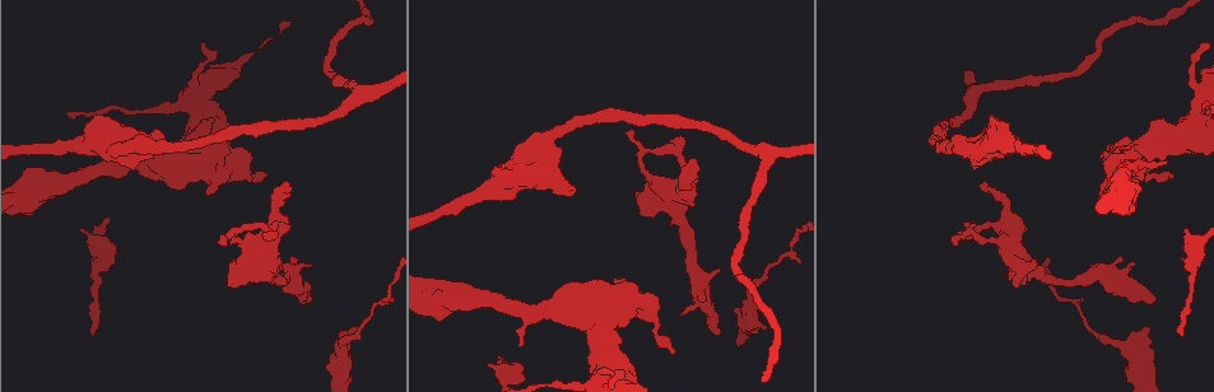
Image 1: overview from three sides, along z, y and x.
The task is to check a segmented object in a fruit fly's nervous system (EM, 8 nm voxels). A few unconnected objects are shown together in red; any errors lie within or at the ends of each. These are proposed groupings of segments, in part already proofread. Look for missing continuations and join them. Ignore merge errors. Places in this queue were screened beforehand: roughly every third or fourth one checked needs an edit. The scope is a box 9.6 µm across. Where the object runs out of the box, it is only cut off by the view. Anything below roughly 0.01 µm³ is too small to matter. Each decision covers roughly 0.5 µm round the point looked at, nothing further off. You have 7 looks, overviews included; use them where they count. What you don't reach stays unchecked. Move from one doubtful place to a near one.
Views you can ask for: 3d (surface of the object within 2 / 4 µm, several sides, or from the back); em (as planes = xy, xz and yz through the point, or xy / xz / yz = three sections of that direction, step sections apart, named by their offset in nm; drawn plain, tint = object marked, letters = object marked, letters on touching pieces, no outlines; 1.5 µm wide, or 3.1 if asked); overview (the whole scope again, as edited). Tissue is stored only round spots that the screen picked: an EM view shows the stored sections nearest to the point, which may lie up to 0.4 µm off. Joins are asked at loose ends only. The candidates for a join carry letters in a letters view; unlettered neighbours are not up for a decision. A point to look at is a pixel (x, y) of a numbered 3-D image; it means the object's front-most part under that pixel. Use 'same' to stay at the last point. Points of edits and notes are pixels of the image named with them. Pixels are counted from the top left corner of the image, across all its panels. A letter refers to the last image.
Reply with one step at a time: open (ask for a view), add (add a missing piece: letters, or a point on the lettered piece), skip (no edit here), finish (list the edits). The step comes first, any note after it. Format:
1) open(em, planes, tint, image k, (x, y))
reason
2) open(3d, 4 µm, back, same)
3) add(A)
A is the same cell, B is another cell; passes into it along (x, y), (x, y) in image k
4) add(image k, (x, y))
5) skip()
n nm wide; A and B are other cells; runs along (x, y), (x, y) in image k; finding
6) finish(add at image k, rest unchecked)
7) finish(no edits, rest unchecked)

open(3d, 4 µm, back, image 1, (574, 191))
stops while still wide

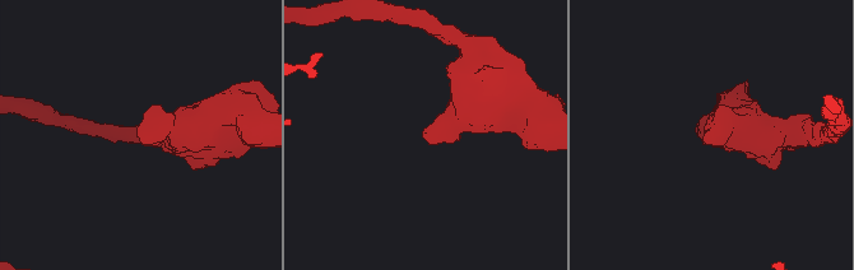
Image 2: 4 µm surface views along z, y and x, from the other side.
open(em, xy, step 8, letters, image 2, (423, 136))
need the tissue

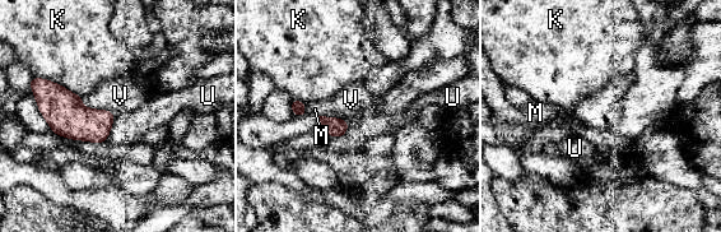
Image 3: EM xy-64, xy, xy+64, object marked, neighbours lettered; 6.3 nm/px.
open(em, planes, letters, same)

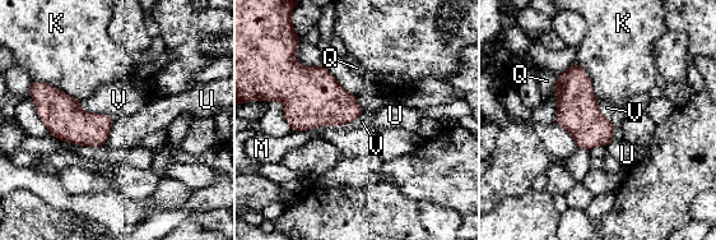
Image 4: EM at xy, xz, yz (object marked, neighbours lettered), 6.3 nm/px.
skip()
200 nm wide; K, M, Q, U and V are other cells; border along (114, 120), (110, 134), (103, 144) in image 4; none of them fits

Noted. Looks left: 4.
open(em, planes, letters, image 1, (497, 359))
thin end

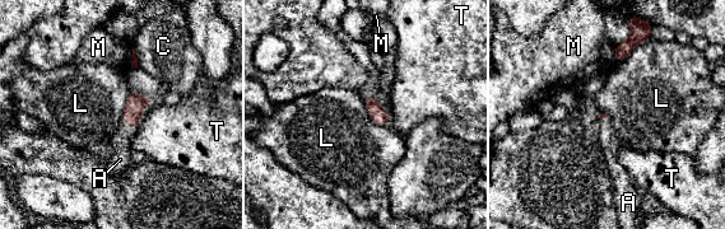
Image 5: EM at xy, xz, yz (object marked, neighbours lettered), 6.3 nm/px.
add(image 5, (120, 159))
A is the same cell, C, L, M and T are other cells; passes into it along (136, 102), (129, 122), (120, 159) in image 5; it goes on there

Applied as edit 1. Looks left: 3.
open(3d, 2 µm, image 1, (1150, 330))
stops while still wide

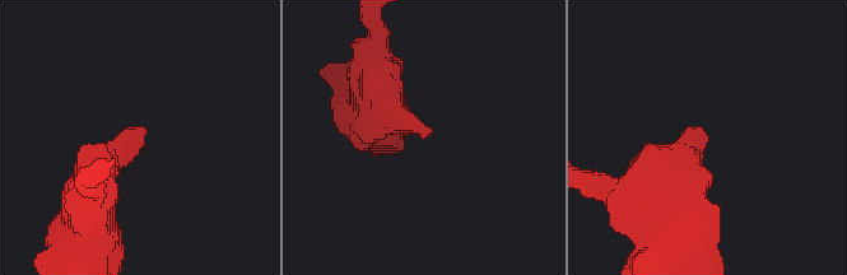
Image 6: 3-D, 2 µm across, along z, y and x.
open(em, xy, step 8, letters, image 6, (427, 135))

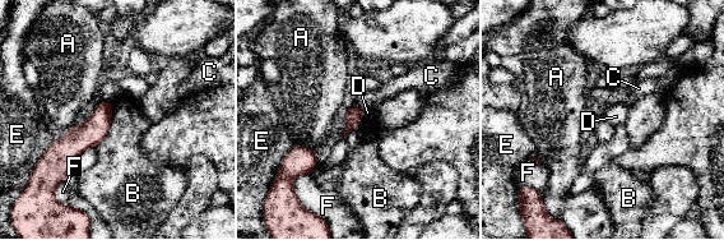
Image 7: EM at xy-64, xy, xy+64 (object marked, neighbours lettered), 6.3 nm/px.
skip()
A, B, C, D, E and F are other cells; runs along (108, 105), (101, 118), (55, 165) in image 7; no lettered piece goes on from it

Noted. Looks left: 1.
finish(add at image 5, rest unchecked)

